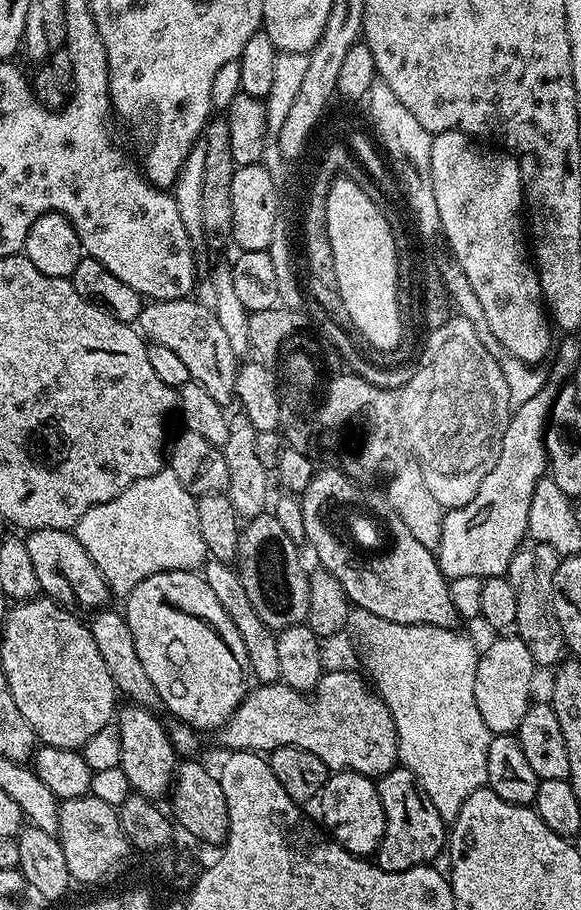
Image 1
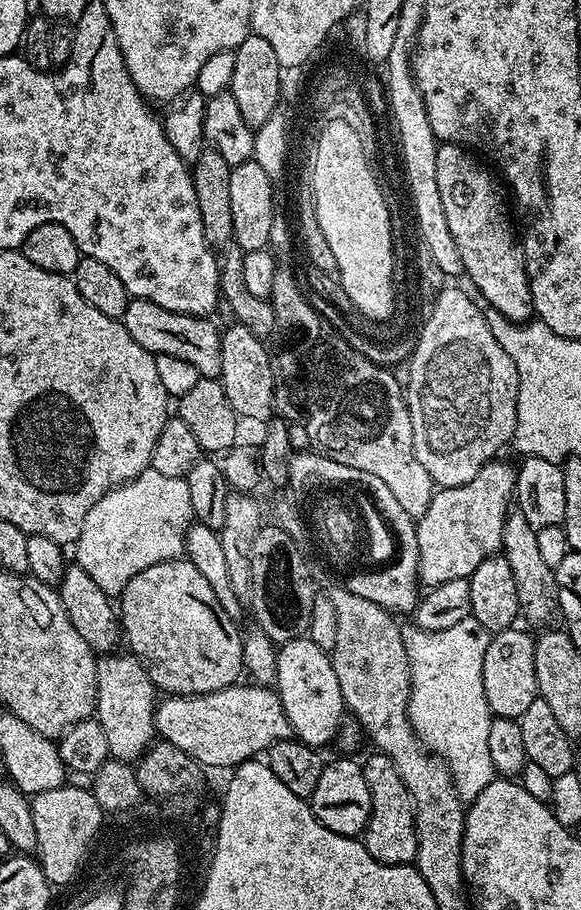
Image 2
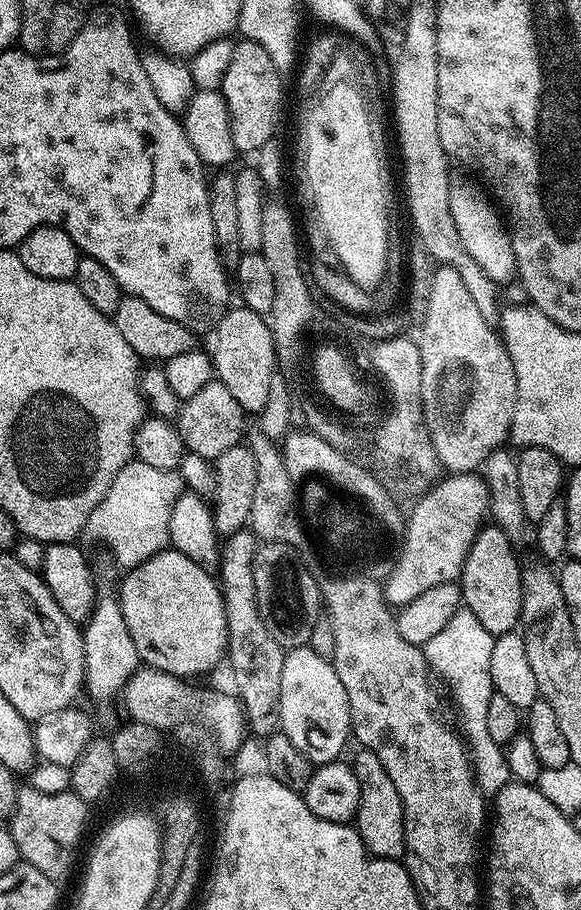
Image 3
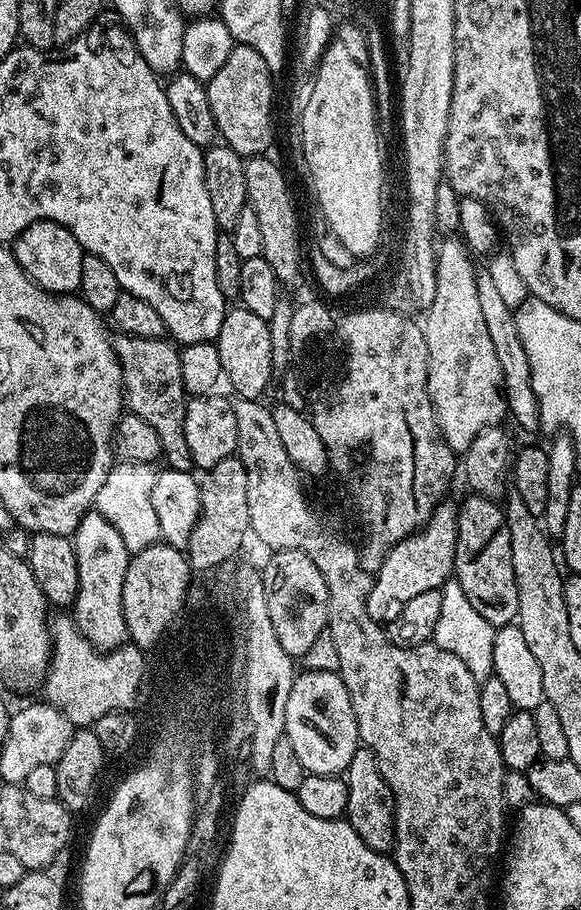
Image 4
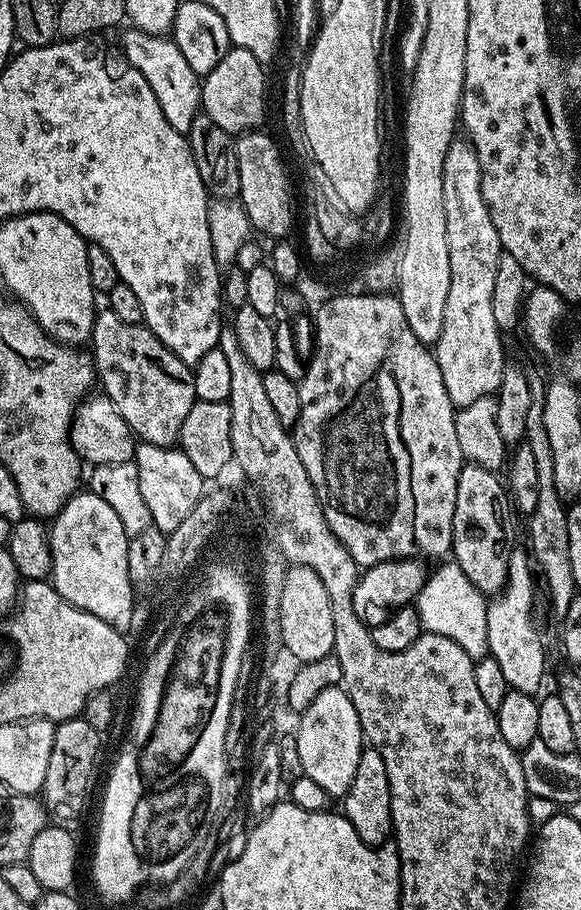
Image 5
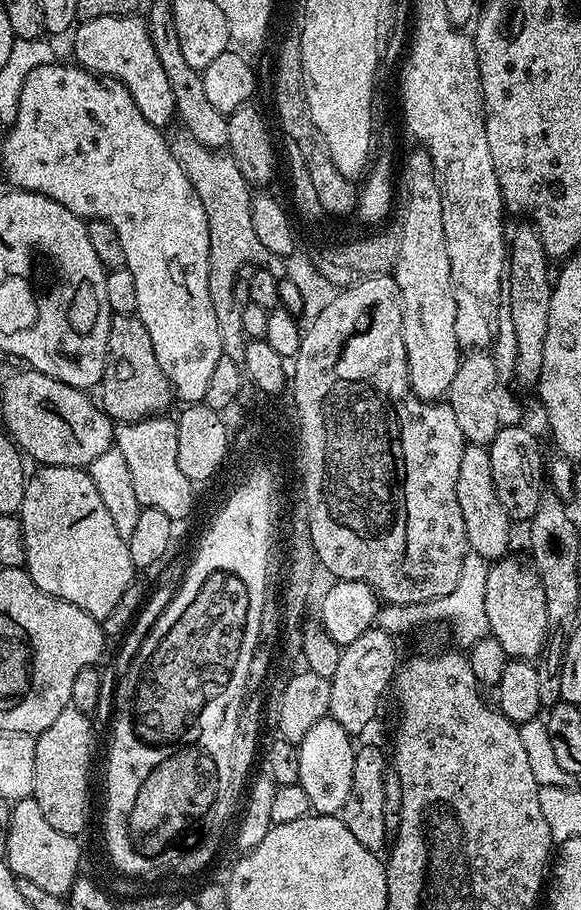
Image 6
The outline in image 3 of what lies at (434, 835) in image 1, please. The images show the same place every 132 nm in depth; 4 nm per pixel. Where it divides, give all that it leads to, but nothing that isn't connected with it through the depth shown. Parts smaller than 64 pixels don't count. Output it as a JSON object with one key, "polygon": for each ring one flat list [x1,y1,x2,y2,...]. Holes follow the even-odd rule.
{"polygon":[[360,748,357,756,350,760,353,774,358,778,358,810,354,827,362,838,369,857,378,860,400,860,404,854,404,811,398,789,390,782,386,766,378,762,378,754,369,748]]}

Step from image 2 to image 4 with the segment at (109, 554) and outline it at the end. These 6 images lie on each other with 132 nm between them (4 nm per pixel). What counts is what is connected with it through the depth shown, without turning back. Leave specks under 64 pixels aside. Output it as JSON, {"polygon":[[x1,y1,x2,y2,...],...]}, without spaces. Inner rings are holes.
{"polygon":[[116,462,110,474,106,474,106,482,102,482,102,487,98,489,94,511,102,514,102,518,118,530,129,554,146,550,160,540,158,514,154,510,156,473,157,469,151,464]]}

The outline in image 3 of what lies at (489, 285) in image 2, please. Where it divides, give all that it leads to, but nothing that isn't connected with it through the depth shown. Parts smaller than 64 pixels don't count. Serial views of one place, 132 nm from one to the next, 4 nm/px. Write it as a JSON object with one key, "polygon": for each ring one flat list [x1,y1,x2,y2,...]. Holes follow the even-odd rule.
{"polygon":[[456,182,453,183,450,190,450,215,454,217,458,238,462,238,462,246,466,246,470,258,474,258,474,262,478,262,482,270,486,270,491,280,503,282,503,280,510,279,511,276,513,279,516,272,516,259,512,238,508,235,505,221,497,205,479,187,477,188,472,184]]}

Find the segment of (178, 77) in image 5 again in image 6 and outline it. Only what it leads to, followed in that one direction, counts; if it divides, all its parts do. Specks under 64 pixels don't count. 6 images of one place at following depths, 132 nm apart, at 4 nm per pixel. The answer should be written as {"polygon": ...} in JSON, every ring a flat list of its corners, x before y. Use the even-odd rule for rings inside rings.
{"polygon":[[139,15,107,16,77,23,74,28,72,52,75,63,88,72,101,76,111,76,128,87,138,110,146,122,155,128,167,129,168,123,176,120,174,90,170,86,170,78,162,68,158,58,158,50,154,50,154,42,148,33,148,25]]}

